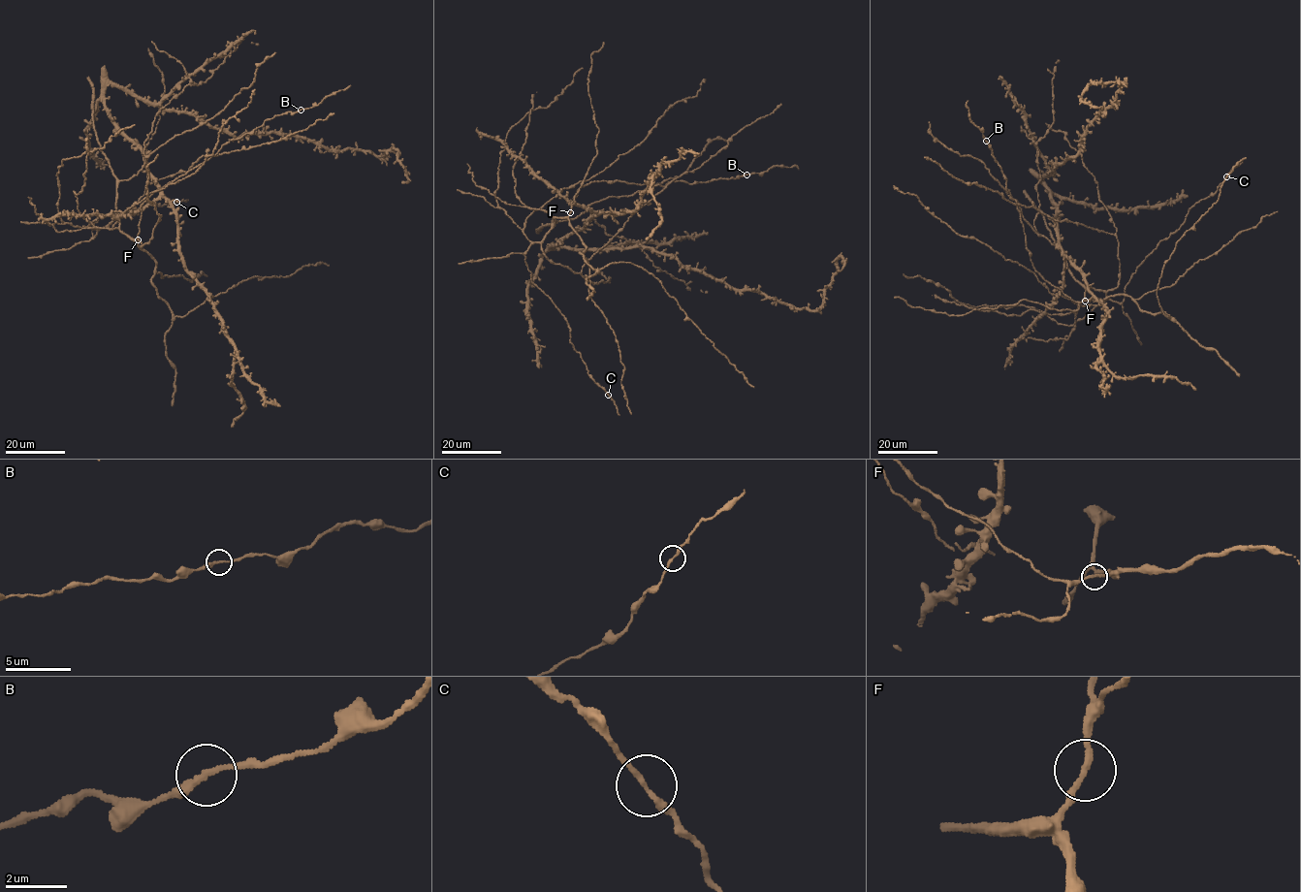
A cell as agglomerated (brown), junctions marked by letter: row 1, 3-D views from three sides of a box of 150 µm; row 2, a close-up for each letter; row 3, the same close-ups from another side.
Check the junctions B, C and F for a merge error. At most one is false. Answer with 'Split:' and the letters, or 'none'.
Split: none

